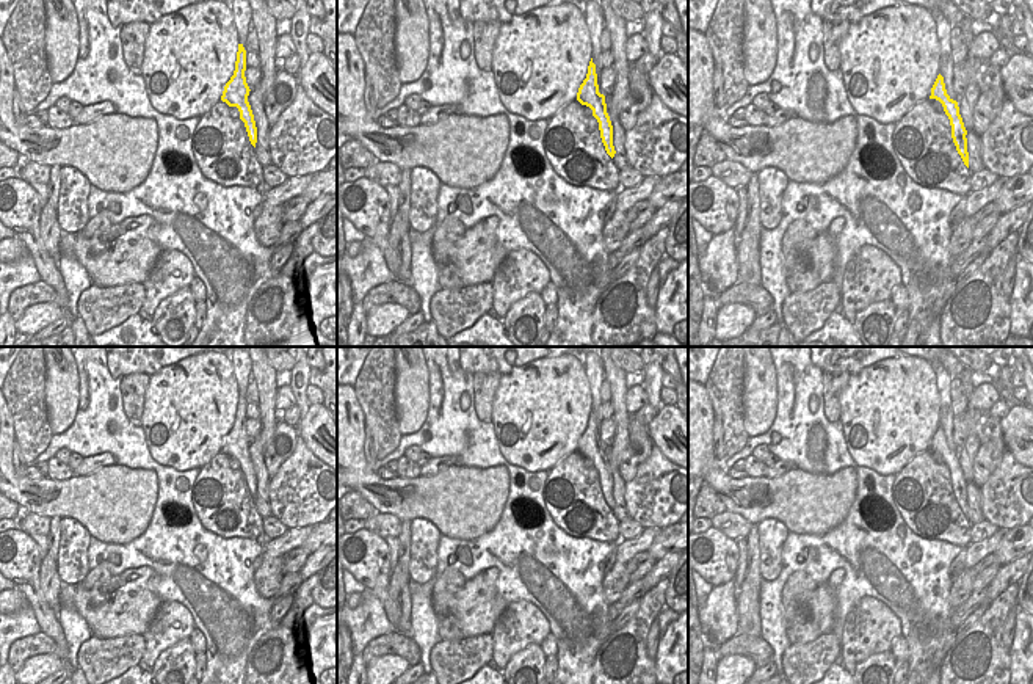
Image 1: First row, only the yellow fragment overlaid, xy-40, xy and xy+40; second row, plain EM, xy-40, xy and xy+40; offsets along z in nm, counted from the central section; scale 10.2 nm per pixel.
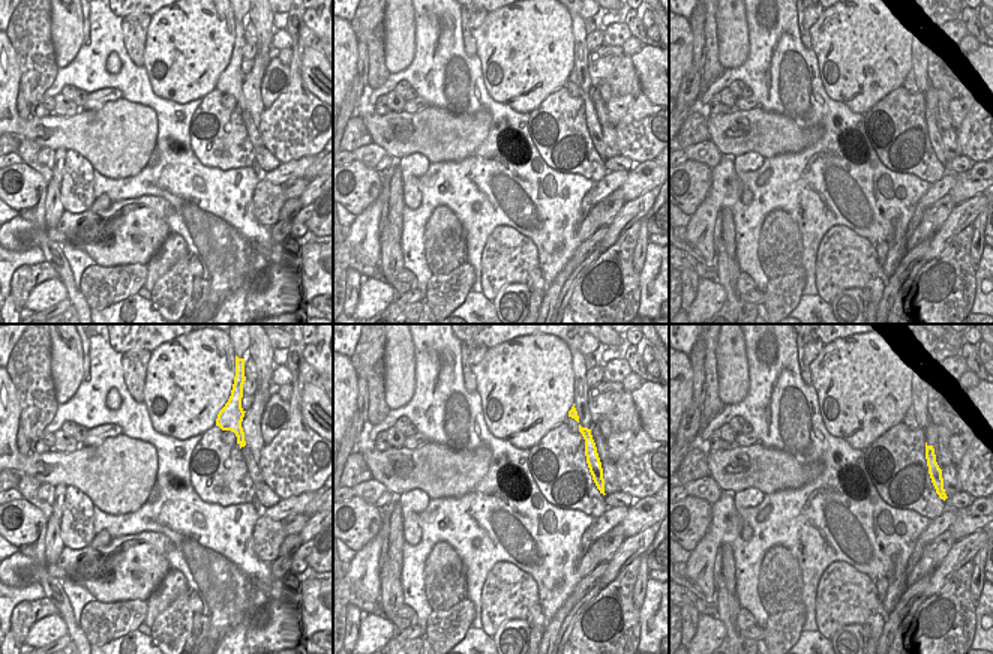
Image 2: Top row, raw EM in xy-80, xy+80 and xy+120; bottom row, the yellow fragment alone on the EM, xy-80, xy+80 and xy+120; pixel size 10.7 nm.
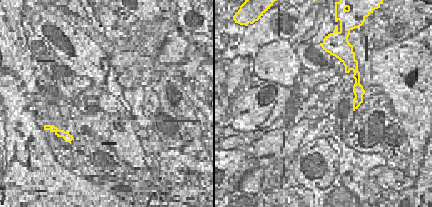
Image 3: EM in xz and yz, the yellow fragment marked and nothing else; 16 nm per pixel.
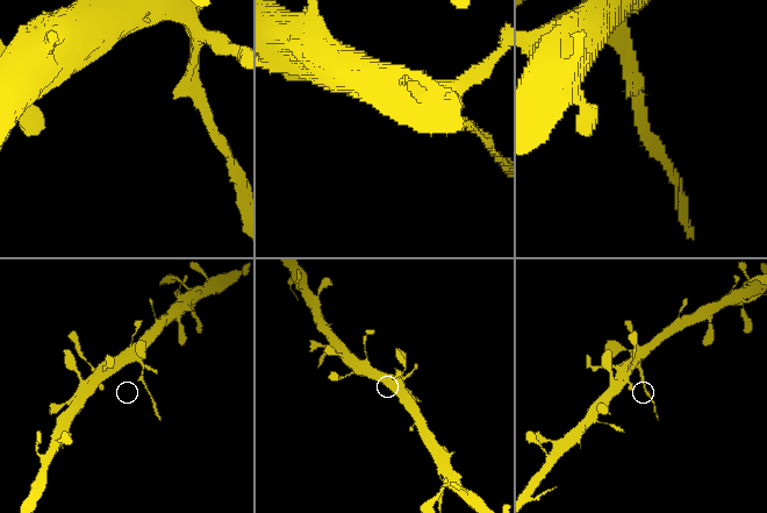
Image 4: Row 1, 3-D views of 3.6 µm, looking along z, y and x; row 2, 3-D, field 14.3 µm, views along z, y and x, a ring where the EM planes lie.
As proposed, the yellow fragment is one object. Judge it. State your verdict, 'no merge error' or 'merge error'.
merge error

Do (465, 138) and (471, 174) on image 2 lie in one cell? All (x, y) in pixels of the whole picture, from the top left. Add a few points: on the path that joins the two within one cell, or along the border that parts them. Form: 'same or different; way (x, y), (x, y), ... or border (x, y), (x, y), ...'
different; border (488, 128), (471, 155), (434, 164)

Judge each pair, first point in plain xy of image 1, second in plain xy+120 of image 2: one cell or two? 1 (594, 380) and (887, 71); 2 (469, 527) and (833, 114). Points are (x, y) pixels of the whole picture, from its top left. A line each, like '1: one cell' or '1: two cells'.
1: two cells
2: two cells

